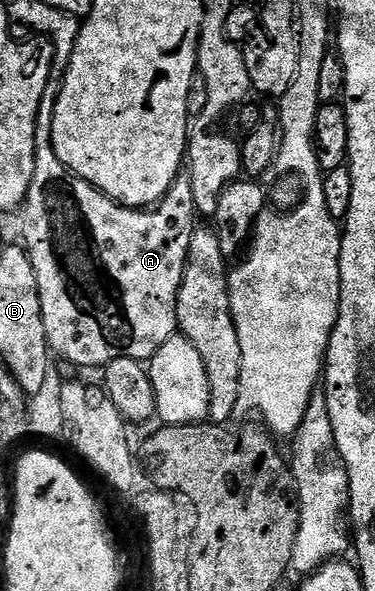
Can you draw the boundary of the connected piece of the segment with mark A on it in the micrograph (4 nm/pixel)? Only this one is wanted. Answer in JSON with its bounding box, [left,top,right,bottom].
[22,126,200,368]

